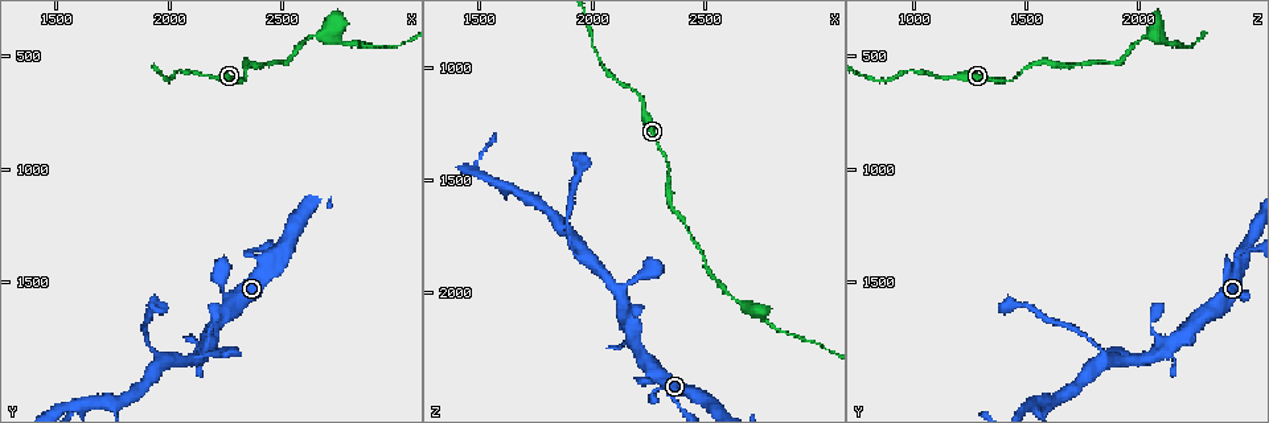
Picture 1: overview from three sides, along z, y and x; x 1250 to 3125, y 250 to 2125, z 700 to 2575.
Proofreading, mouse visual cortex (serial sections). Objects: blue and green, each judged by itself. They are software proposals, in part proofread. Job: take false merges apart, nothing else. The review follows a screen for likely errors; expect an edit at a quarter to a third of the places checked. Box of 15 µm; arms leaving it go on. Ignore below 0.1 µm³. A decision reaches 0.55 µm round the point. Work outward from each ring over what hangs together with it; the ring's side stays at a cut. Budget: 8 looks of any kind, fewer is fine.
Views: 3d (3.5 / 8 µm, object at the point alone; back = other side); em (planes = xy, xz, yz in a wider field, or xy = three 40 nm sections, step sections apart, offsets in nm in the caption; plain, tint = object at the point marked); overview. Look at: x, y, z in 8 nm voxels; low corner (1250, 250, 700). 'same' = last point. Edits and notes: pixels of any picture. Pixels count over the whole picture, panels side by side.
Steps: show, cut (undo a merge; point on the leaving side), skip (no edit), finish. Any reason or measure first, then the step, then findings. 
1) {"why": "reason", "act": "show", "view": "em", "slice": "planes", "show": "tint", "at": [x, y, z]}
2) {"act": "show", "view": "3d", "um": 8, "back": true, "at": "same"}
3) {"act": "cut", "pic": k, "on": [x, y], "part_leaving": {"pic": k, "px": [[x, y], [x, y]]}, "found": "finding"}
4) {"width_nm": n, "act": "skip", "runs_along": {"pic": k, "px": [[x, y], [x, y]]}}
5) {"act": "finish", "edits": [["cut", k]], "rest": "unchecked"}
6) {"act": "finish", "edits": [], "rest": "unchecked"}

{"why": "abrupt turn", "act": "show", "view": "3d", "um": 3.5, "at": [2360, 1370, 2430]}

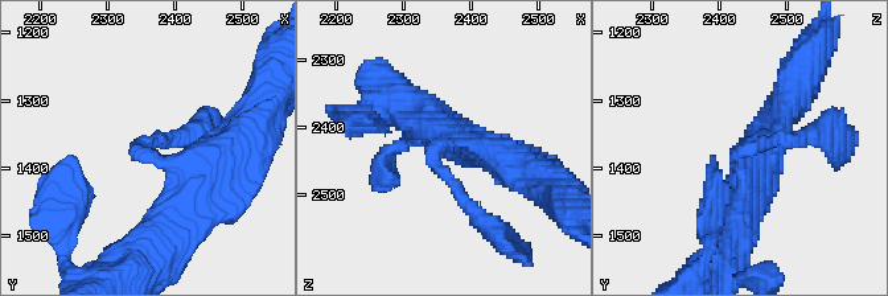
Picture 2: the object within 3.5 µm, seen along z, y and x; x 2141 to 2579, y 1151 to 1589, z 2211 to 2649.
{"act": "show", "view": "em", "slice": "xy", "step": 2, "show": "tint", "at": [2350, 1375, 2440]}

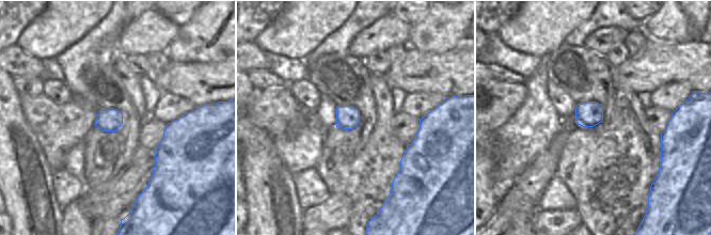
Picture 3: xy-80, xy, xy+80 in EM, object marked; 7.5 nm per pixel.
{"arm_widths_nm": [200, 450], "act": "skip", "runs_along": {"pic": 2, "px": [[748, 188], [738, 151], [809, 135]]}, "found": "one cell here"}

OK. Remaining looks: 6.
{"why": "a fork", "act": "show", "view": "3d", "um": 3.5, "at": [2720, 400, 2080]}

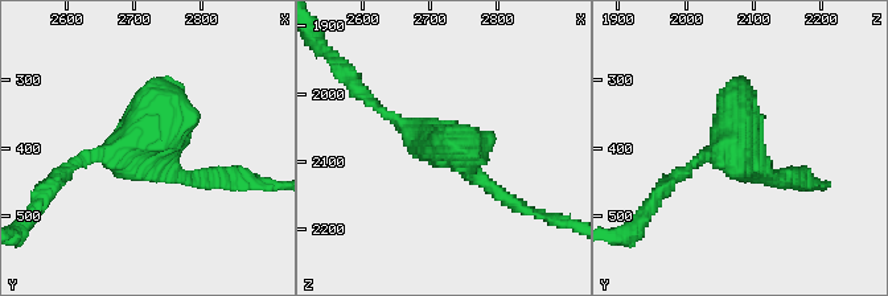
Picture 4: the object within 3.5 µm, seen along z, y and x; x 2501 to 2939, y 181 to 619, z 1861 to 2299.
{"act": "show", "view": "em", "slice": "xy", "step": 3, "show": "tint", "at": [2710, 390, 2075]}

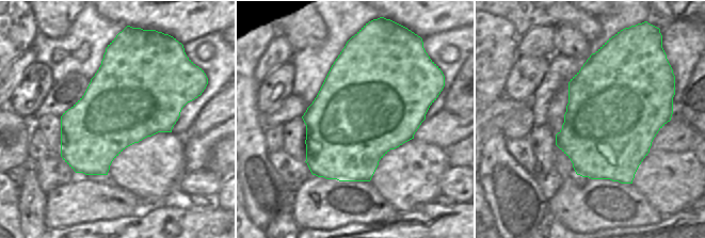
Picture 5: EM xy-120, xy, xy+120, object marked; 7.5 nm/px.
{"act": "skip", "runs_along": {"pic": 4, "px": [[369, 98], [502, 197]]}, "found": "one cell here"}

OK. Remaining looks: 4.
{"why": "arms part here", "act": "show", "view": "3d", "um": 3.5, "at": [1940, 1820, 1850]}

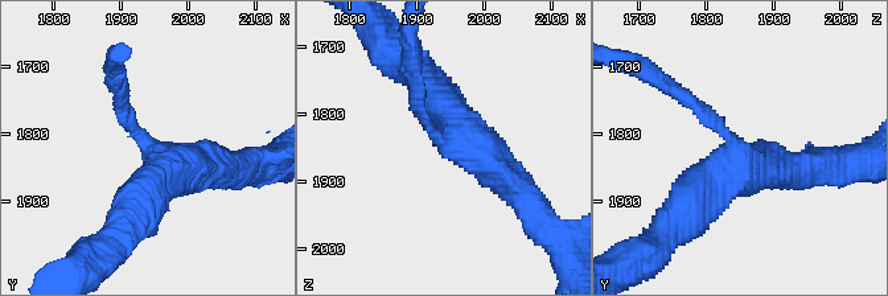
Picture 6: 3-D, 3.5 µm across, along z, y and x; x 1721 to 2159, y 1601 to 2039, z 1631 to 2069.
{"arms": 3, "arm_widths_nm": [150, 400, 500], "act": "show", "view": "em", "slice": "planes", "show": "tint", "at": [1940, 1820, 1845]}

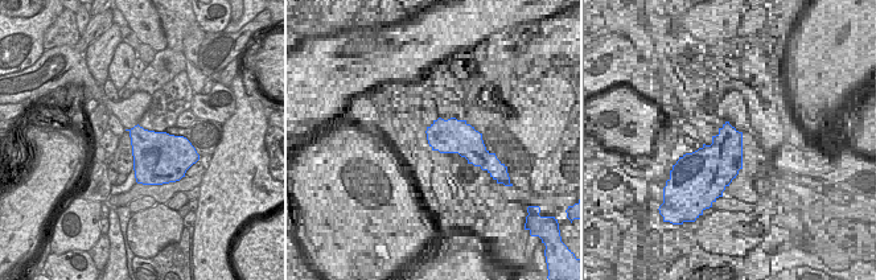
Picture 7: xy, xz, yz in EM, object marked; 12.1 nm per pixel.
{"why": "cut it another way", "act": "show", "view": "em", "slice": "xy", "step": 2, "show": "tint", "at": "same"}

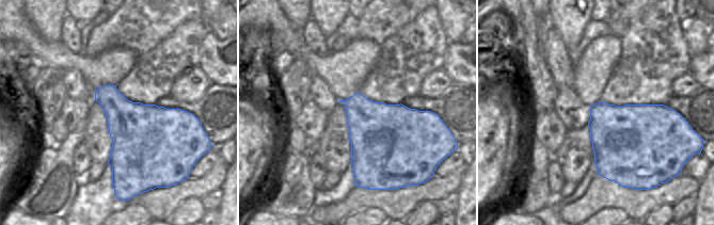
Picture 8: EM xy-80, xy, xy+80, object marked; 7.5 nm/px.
{"act": "skip", "runs_along": {"pic": 6, "px": [[531, 206], [461, 139], [426, 85]]}, "found": "continuous, no second cell"}

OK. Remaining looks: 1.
{"act": "finish", "edits": [], "rest": "unchecked"}

